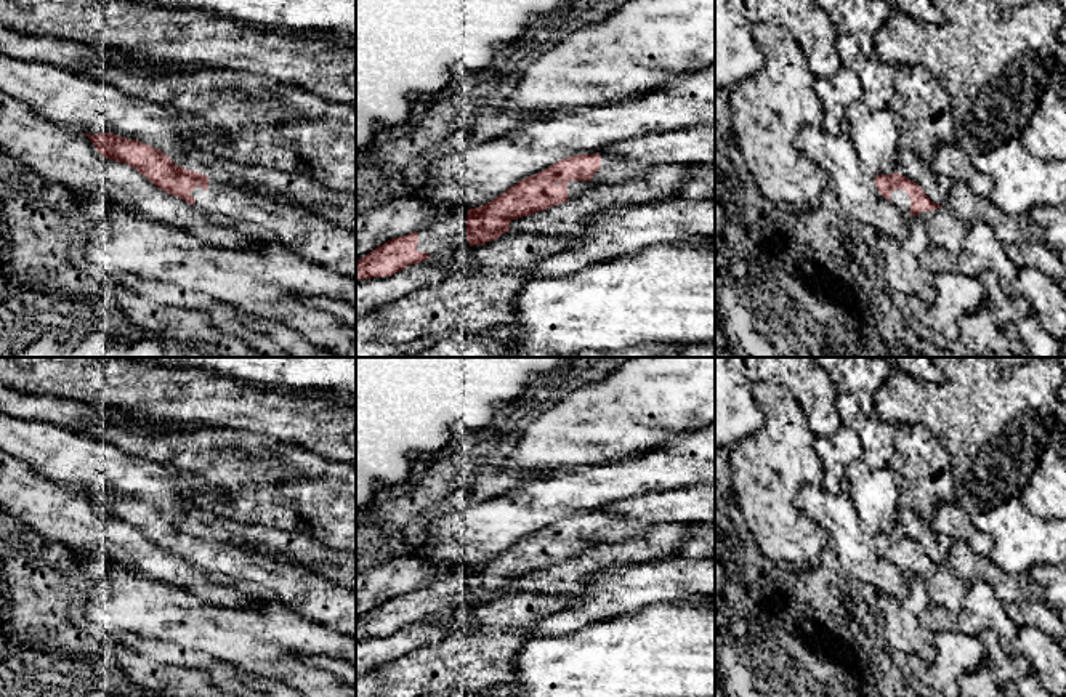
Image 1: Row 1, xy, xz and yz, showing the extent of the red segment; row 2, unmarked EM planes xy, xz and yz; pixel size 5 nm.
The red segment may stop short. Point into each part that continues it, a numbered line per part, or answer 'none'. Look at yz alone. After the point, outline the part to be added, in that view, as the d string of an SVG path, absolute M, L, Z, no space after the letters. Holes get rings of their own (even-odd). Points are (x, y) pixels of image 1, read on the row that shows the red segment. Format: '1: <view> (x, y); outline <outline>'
1: yz (900, 197); outline M902 189L893 191L890 202L894 203L901 213L909 216L911 197L906 191L902 191Z

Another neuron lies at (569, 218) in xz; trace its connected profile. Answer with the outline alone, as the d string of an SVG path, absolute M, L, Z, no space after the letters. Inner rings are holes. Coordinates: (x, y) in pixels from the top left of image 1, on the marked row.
M652 167L643 178L600 183L580 197L511 220L510 232L580 236L592 215L676 199L692 176L689 167Z

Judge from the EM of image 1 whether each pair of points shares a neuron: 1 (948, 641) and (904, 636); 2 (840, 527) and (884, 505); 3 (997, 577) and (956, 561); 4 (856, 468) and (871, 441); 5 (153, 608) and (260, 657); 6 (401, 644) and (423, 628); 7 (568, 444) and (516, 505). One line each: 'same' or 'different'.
1: different
2: different
3: same
4: different
5: same
6: same
7: different

